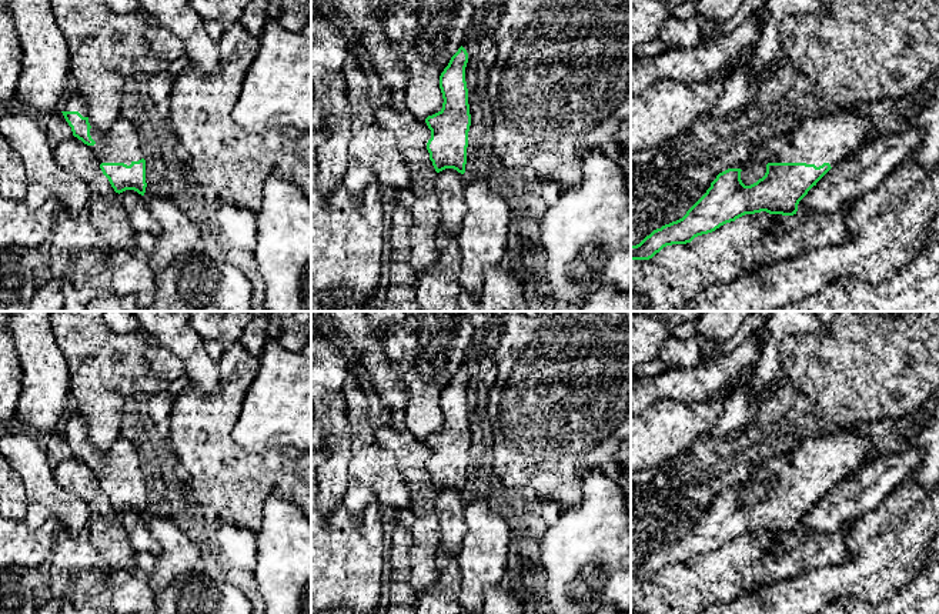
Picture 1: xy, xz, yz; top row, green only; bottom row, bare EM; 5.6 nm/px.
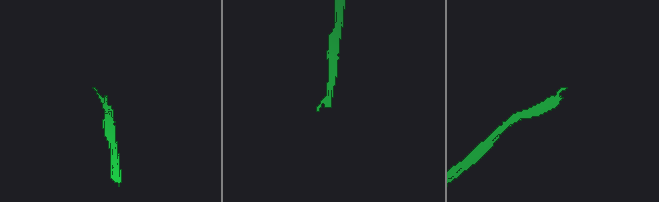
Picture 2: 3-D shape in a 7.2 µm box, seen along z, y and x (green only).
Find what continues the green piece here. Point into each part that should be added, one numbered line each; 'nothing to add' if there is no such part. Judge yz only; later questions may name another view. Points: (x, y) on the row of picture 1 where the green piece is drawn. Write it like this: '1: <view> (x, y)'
1: yz (832, 139)

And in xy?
1: xy (120, 143)

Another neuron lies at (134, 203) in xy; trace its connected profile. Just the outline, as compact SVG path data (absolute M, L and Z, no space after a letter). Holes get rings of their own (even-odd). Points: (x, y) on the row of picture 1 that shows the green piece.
M126 190L118 196L130 220L137 218L143 214L147 201L144 196L138 194L134 190Z

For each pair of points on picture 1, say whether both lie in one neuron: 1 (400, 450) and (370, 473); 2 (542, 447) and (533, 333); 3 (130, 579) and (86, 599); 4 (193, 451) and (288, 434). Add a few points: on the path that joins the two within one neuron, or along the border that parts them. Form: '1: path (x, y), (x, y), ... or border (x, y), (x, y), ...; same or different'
1: border (373, 431), (374, 441), (393, 456), (398, 470); different
2: path (542, 419), (542, 394), (534, 386), (534, 361); same
3: border (113, 570), (110, 599); different
4: border (240, 410), (231, 437), (249, 450), (270, 449); different

